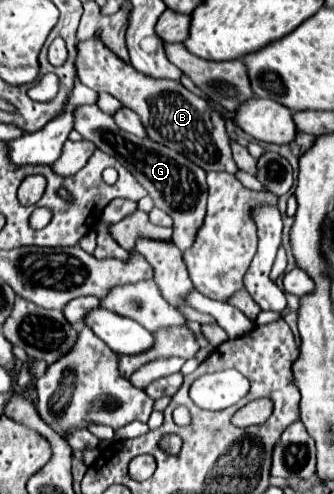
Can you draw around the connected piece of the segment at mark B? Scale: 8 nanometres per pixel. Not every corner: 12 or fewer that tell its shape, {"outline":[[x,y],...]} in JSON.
{"outline":[[100,37],[78,79],[140,117],[152,141],[204,171],[236,173],[224,117],[154,79]]}

